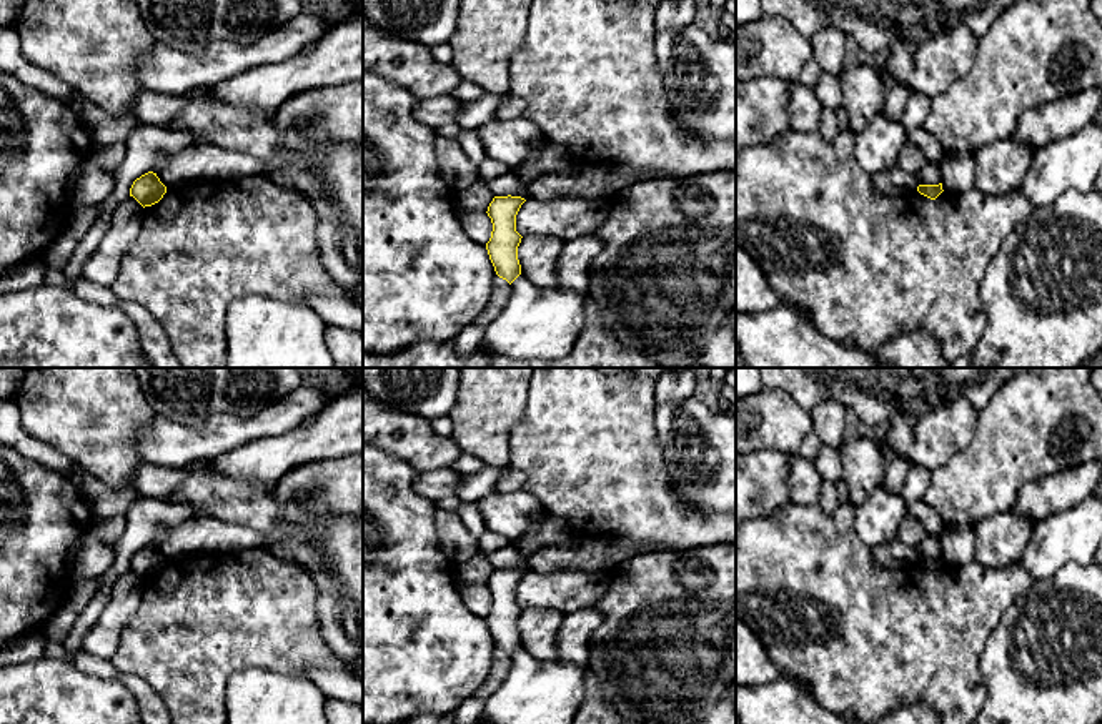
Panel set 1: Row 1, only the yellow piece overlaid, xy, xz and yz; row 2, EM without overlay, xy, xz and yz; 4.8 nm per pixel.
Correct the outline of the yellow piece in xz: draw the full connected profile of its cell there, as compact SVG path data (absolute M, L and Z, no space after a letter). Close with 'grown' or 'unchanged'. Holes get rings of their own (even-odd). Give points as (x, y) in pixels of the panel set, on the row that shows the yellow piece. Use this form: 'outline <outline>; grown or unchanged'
outline M494 196L486 211L493 223L486 250L496 275L509 285L521 275L518 246L523 236L516 231L516 215L524 201L521 196Z; unchanged

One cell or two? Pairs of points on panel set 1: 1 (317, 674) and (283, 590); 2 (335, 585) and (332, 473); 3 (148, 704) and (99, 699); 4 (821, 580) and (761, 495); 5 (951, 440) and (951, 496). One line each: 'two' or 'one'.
1: two
2: two
3: two
4: two
5: two

